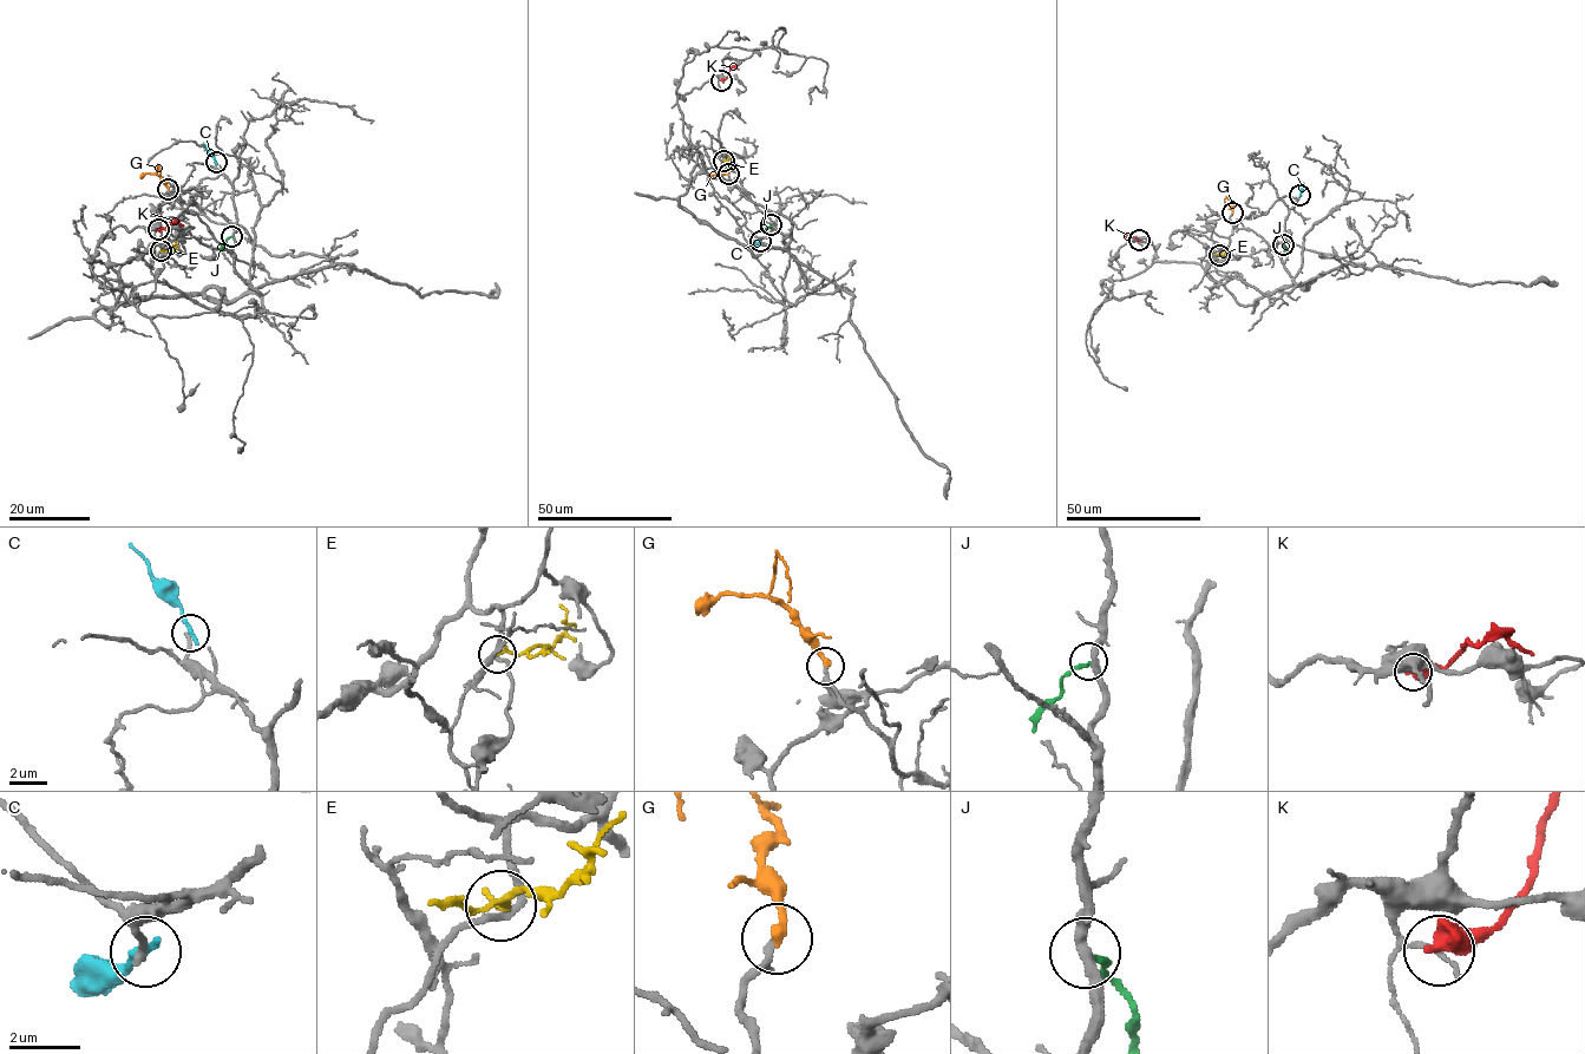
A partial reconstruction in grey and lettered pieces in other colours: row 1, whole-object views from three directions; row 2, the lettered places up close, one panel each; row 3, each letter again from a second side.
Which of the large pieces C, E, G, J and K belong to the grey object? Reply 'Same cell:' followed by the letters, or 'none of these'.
Same cell: G

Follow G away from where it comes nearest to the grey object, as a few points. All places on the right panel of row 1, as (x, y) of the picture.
G: (1232, 213), (1232, 204), (1225, 198), (1225, 204)

